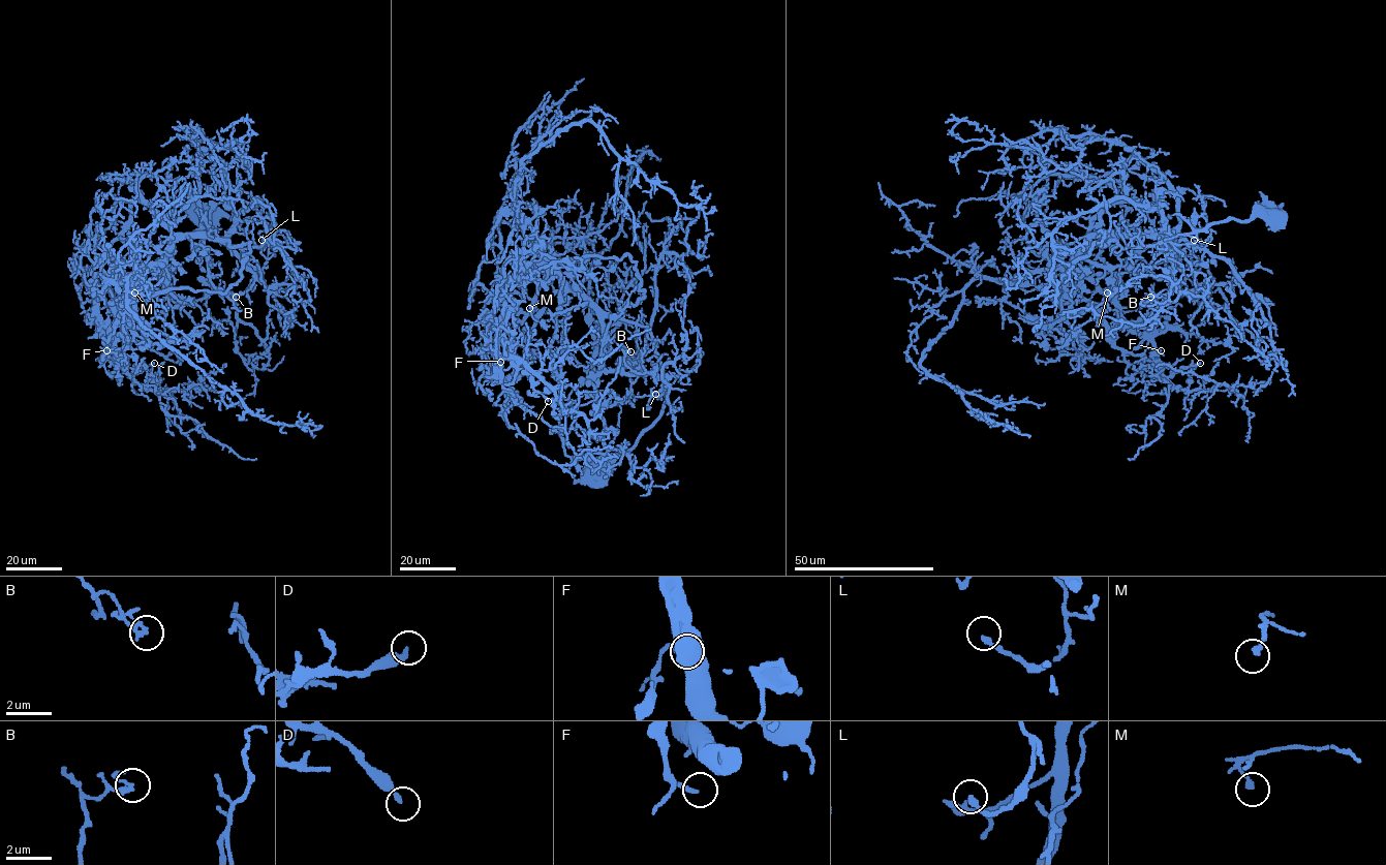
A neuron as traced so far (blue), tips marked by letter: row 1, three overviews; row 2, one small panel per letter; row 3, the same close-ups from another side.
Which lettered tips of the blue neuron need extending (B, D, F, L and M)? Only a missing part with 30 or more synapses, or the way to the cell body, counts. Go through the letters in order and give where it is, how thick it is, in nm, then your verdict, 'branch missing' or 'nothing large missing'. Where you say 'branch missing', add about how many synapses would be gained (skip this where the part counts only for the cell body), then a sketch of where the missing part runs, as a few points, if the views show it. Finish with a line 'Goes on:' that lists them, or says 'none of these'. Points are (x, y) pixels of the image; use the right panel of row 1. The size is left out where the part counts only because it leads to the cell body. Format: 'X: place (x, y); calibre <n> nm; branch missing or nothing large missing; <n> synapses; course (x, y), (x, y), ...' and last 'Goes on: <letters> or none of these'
B: place (1150, 297); calibre 160 nm; nothing large missing
D: place (1200, 363); calibre 240 nm; nothing large missing
F: place (1161, 350); calibre 130 nm; nothing large missing
L: place (1194, 240); calibre 220 nm; nothing large missing
M: place (1107, 292); calibre 200 nm; nothing large missing
Goes on: none of these

